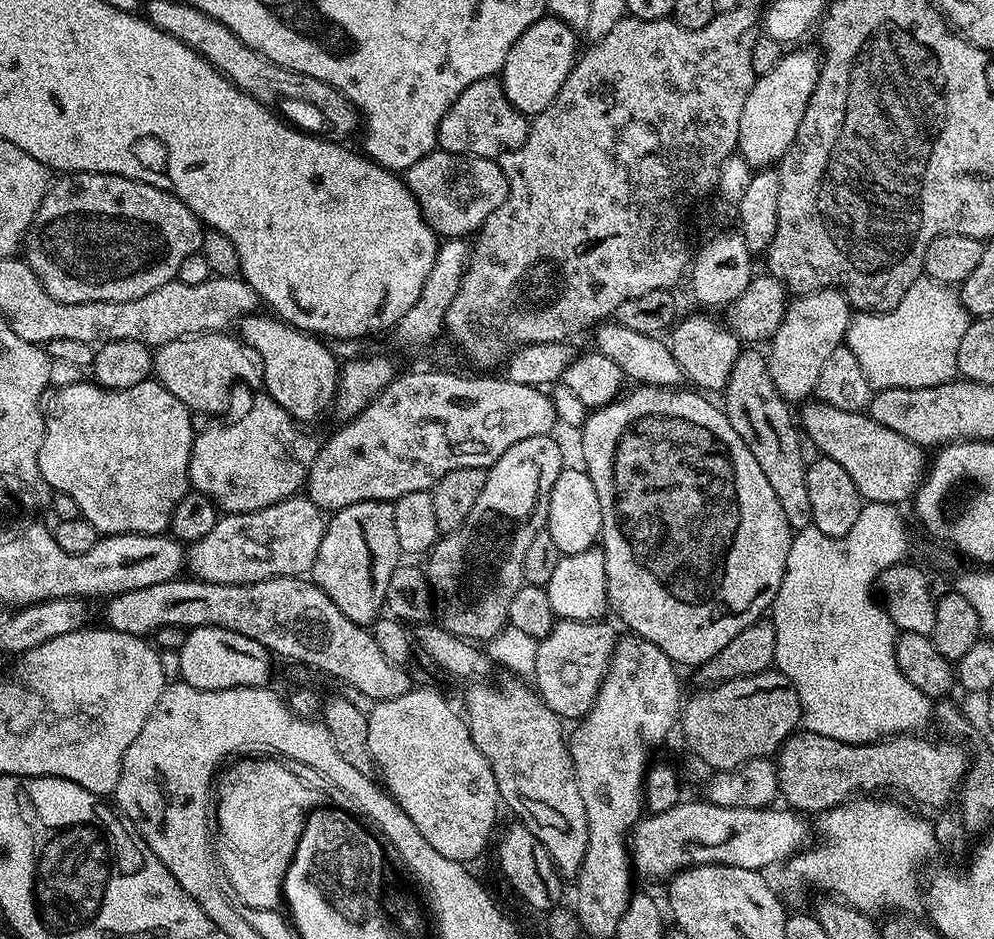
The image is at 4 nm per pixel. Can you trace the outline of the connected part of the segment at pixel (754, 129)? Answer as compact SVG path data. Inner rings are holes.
M800 48L797 52L785 51L781 60L768 74L757 76L750 90L750 98L746 98L746 106L742 106L742 122L738 130L738 152L753 170L771 168L779 165L780 160L790 150L794 138L798 134L798 126L802 126L802 114L806 114L806 106L816 89L820 77L822 56L819 51L811 52L808 48Z

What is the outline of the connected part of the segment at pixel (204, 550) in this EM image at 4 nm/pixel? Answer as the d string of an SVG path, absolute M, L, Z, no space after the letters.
M297 494L253 512L230 512L221 515L214 530L206 538L191 541L186 552L186 568L197 580L214 582L218 586L230 584L253 584L279 576L299 576L311 573L314 558L318 558L318 546L322 546L322 534L326 523L325 513L308 499L307 495Z

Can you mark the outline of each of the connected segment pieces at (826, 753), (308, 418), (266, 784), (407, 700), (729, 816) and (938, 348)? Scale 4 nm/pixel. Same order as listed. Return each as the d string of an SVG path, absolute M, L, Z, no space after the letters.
M797 730L774 756L779 795L782 800L784 796L789 809L800 814L828 812L861 794L896 794L892 792L901 792L924 808L944 808L961 787L970 756L956 745L959 743L939 739L927 740L924 734L897 734L875 744L847 744Z
M260 315L246 316L240 321L239 339L258 350L258 354L262 354L263 391L272 396L274 402L282 406L282 410L291 414L293 420L309 426L308 424L314 423L327 408L329 411L333 407L340 383L338 361L323 339L293 328L275 315Z
M244 758L224 777L219 777L214 788L214 851L220 870L231 895L243 907L258 910L279 909L284 898L284 879L309 814L325 803L324 793L312 788L287 763L276 758Z
M416 686L409 687L408 692L398 698L377 700L371 707L366 712L366 746L388 795L396 799L396 804L406 810L406 814L410 814L410 822L418 826L422 838L426 838L438 854L462 865L478 859L488 844L488 835L496 824L496 807L501 807L502 801L494 770L490 762L486 762L482 750L474 746L465 717L452 709L451 702L442 693Z
M706 798L700 800L685 799L670 806L670 810L645 815L635 824L630 833L630 859L637 877L644 880L671 881L679 872L688 868L697 868L707 864L725 864L742 866L742 870L764 872L775 864L791 861L809 843L808 824L803 815L792 810L775 812L775 807L747 808L746 806L718 806Z
M921 278L891 312L862 312L848 322L846 346L854 350L873 389L925 388L957 379L956 355L970 317L955 287Z

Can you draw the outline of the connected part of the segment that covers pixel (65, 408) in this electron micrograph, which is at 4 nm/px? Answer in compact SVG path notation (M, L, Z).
M155 378L143 380L129 388L102 388L95 382L67 384L61 388L52 386L40 399L40 413L44 415L44 437L42 446L38 450L38 466L40 467L40 477L44 479L44 483L52 489L53 493L70 494L70 498L74 498L75 504L78 506L81 517L89 520L96 527L97 532L106 536L121 536L122 534L159 536L169 531L172 515L178 502L182 502L182 498L190 491L188 467L194 439L194 431L192 432L194 413L182 401L174 398L174 394L170 394L170 390L166 390L166 386L162 386Z

